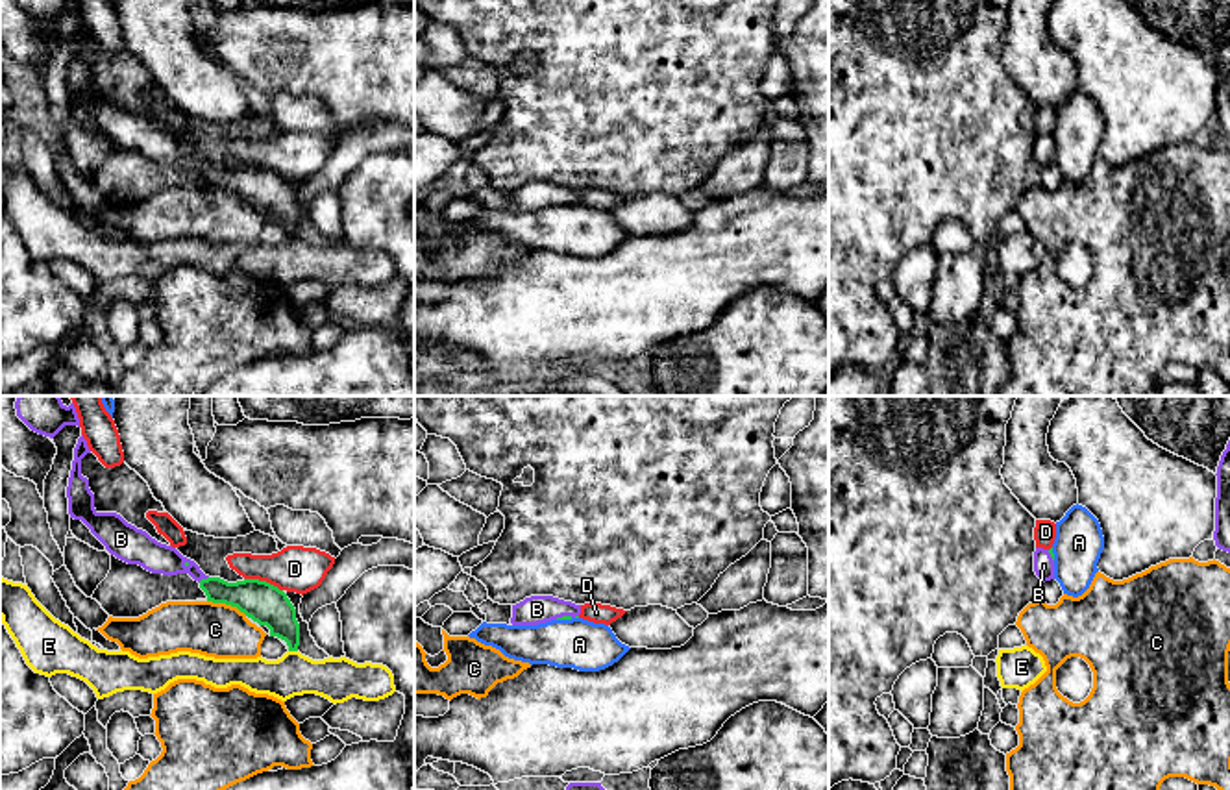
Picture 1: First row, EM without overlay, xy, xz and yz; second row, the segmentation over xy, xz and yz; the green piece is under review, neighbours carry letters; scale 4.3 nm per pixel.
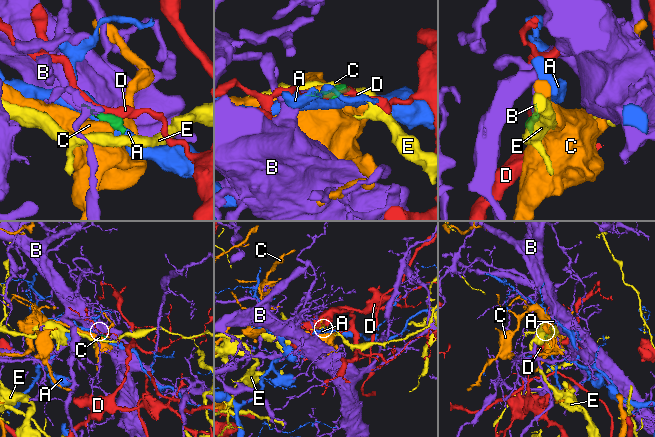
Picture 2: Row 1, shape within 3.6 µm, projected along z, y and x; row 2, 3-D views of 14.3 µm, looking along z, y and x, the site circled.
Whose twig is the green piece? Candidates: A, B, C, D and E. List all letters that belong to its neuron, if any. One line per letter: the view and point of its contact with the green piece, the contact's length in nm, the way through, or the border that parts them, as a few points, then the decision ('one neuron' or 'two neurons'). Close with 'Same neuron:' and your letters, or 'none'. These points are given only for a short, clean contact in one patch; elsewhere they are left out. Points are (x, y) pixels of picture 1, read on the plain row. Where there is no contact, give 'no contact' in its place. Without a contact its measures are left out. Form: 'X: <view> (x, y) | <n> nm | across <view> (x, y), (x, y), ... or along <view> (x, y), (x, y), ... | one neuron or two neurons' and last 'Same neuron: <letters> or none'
A: xz (565, 204) | 70 nm | two neurons
B: xy (202, 165) | 50 nm | across xy (256, 184), (217, 176), (202, 165), (189, 152), (156, 143) | one neuron
C: xy (228, 189) | 190 nm | along xy (208, 185), (235, 191), (246, 200) | two neurons
D: xy (263, 167) | 180 nm | two neurons
E: xy (293, 235) | 40 nm | along xy (289, 235), (296, 237) | two neurons
Same neuron: B

